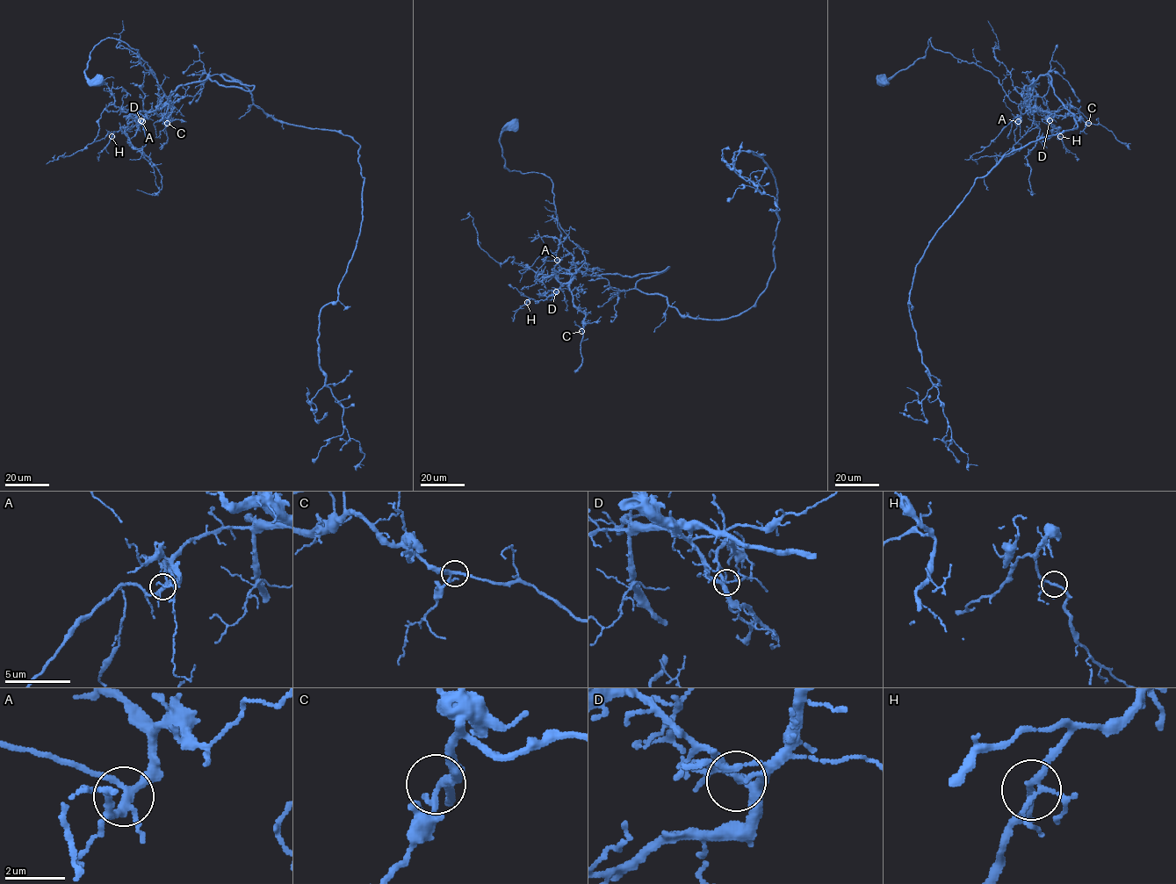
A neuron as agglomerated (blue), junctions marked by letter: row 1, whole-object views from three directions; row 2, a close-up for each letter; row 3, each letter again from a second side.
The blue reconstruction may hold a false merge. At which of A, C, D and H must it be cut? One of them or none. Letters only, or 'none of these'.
none of these

